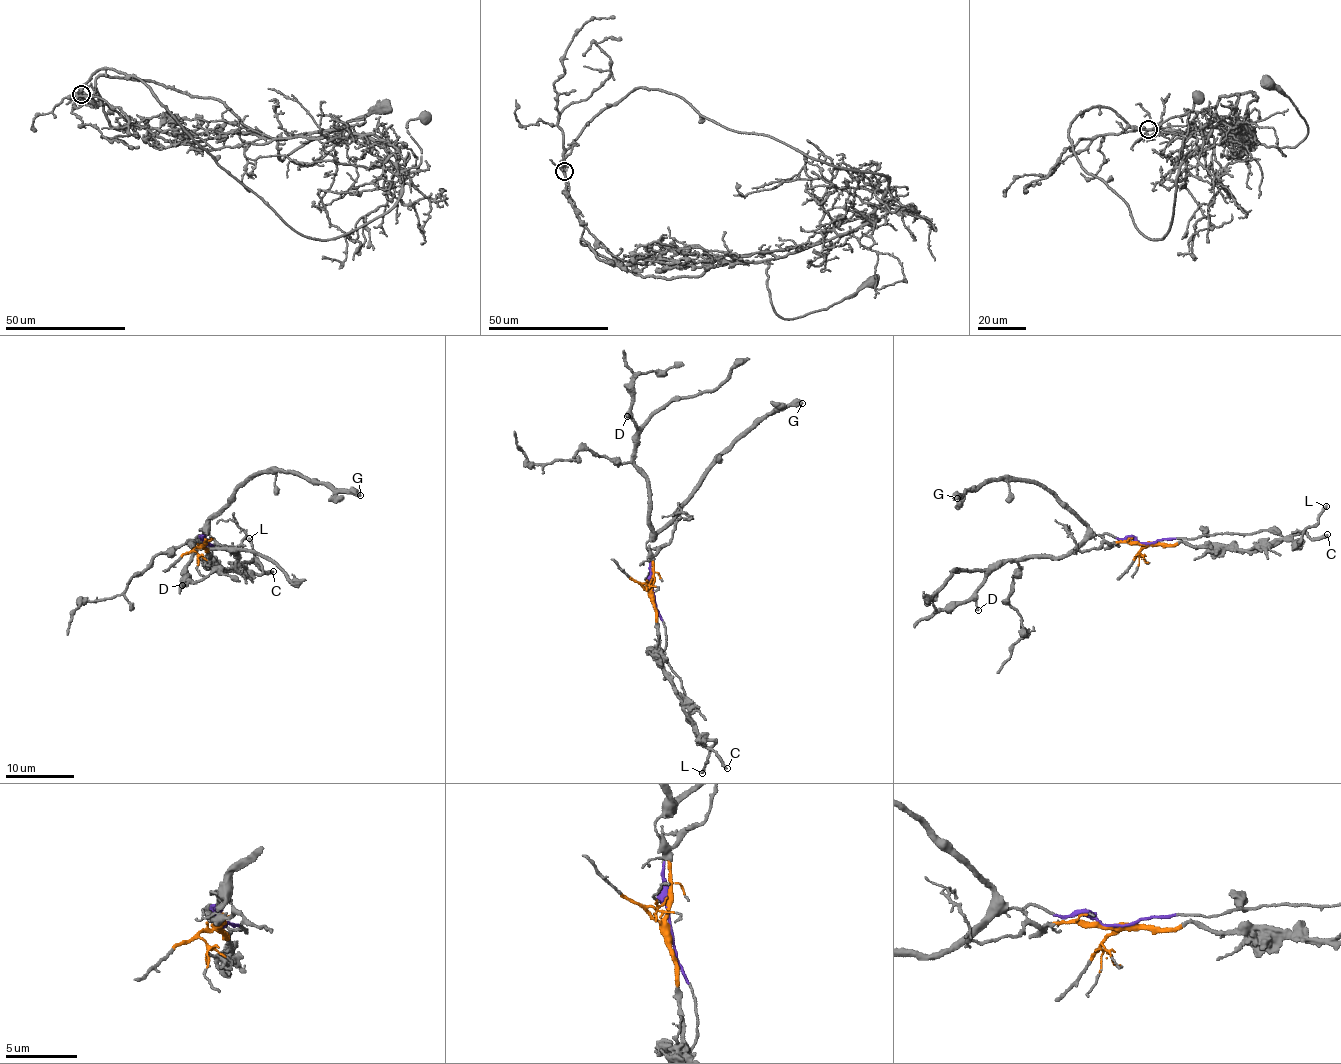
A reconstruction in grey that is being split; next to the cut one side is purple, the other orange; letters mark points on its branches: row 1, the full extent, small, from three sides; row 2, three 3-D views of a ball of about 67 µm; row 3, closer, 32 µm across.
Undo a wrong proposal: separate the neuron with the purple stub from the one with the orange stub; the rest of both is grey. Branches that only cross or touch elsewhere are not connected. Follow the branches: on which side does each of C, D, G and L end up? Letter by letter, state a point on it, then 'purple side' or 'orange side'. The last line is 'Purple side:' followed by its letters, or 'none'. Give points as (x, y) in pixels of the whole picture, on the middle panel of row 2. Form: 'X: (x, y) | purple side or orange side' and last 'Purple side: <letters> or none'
C: (727, 768) | orange side
D: (627, 416) | purple side
G: (802, 403) | purple side
L: (702, 773) | orange side
Purple side: D, G

